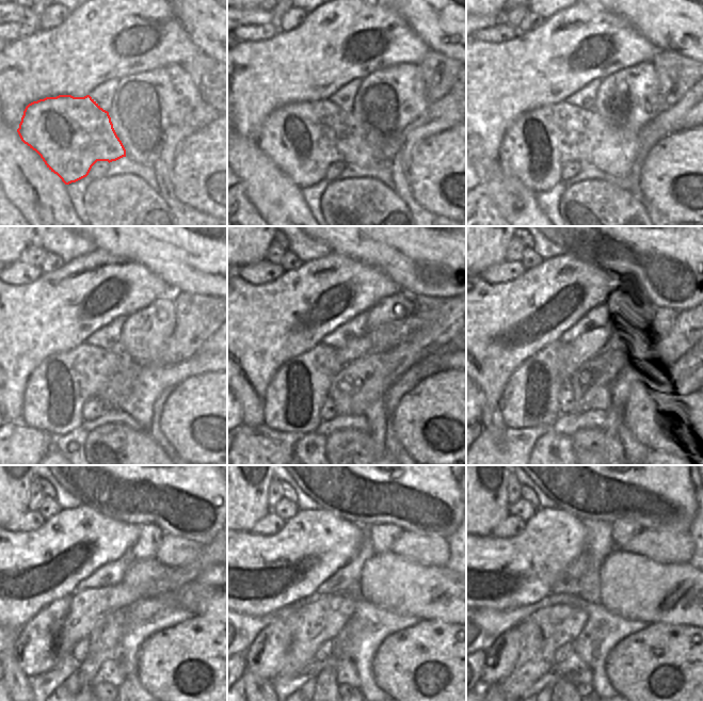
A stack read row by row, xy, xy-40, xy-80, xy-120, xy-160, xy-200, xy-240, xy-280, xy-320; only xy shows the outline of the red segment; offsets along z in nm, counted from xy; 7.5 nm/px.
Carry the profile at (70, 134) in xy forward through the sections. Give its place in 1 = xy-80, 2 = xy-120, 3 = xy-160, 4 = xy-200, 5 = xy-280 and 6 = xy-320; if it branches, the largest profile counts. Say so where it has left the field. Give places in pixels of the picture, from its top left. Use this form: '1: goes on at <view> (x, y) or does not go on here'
1: goes on at xy-80 (537, 146)
2: goes on at xy-120 (58, 388)
3: goes on at xy-160 (297, 392)
4: goes on at xy-200 (529, 399)
5: goes on at xy-280 (265, 658)
6: goes on at xy-320 (501, 656)

